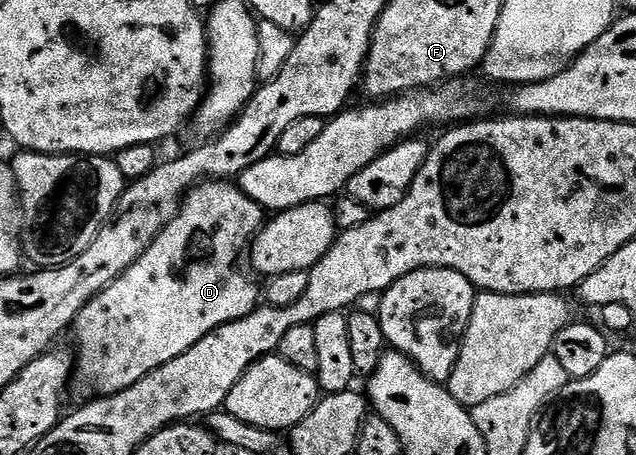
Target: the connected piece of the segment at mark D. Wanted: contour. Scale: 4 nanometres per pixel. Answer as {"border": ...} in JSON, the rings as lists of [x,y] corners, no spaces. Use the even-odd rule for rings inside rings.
{"border":[[[205,180],[192,187],[184,195],[179,214],[166,224],[150,248],[78,312],[74,331],[80,341],[80,355],[77,353],[74,358],[75,377],[80,377],[81,384],[93,390],[93,395],[117,394],[130,388],[130,384],[138,384],[142,376],[162,368],[162,364],[170,364],[174,356],[182,356],[214,328],[254,312],[262,302],[261,283],[252,282],[253,275],[243,274],[236,261],[243,250],[245,253],[251,247],[265,221],[264,207],[250,200],[235,181]]]}

